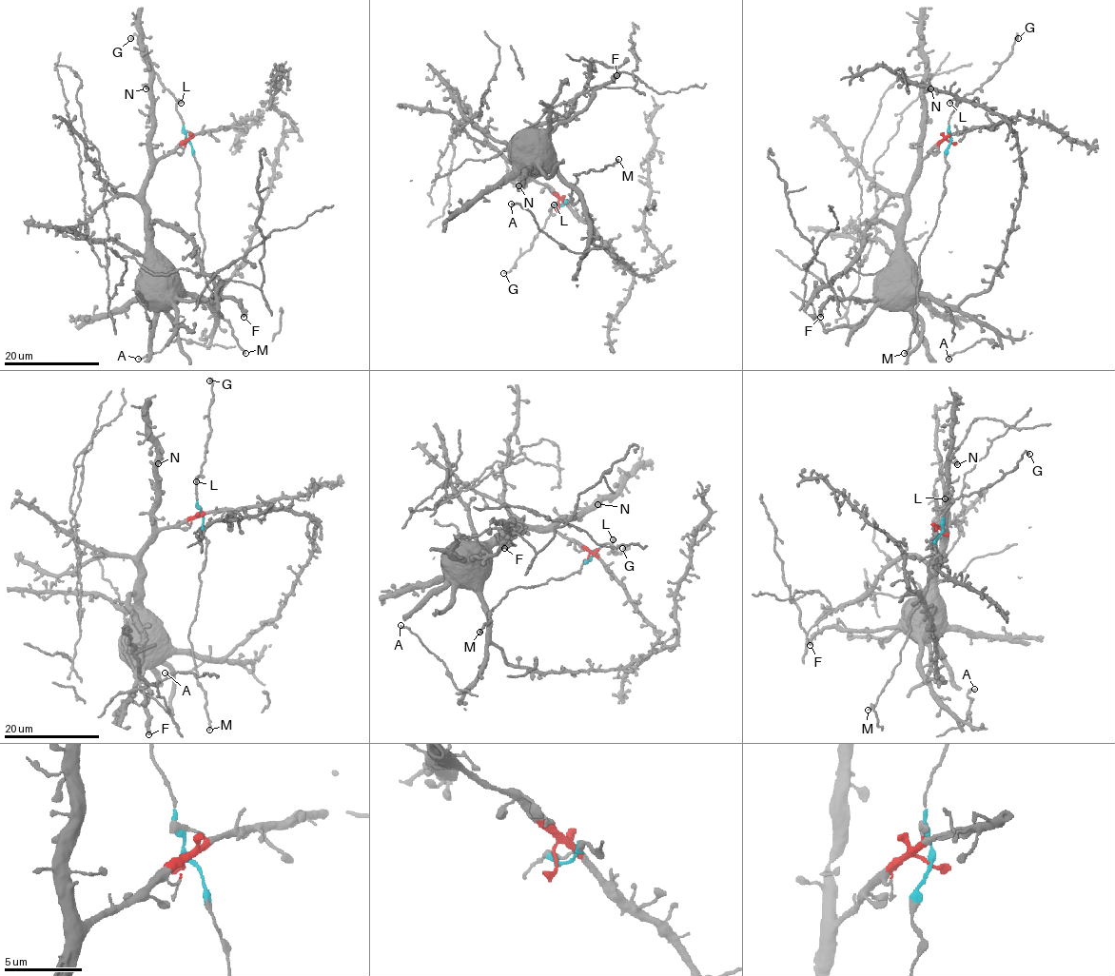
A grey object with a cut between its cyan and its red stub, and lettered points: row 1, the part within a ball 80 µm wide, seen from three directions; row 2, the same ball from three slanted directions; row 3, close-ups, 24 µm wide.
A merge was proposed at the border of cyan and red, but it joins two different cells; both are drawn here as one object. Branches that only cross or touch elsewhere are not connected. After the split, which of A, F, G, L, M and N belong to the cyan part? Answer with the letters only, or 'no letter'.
G, L, M

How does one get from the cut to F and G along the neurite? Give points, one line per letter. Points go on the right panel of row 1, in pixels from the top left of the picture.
F: (950, 141), (931, 150), (912, 179), (903, 244), (884, 273), (883, 291), (869, 299), (831, 298), (821, 317)
G: (950, 141), (949, 122), (955, 104), (990, 78), (1012, 50), (1017, 34), (1018, 39)

